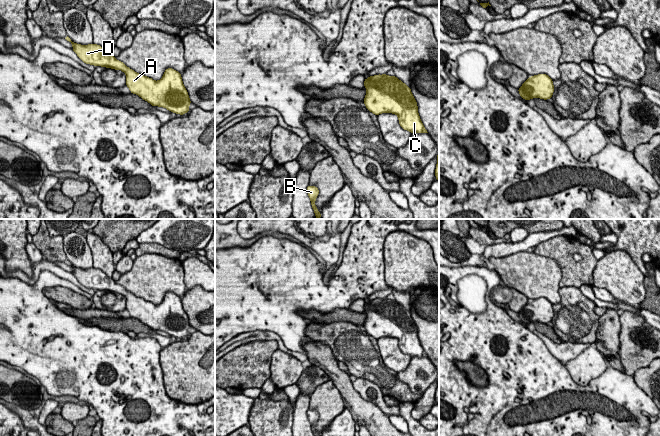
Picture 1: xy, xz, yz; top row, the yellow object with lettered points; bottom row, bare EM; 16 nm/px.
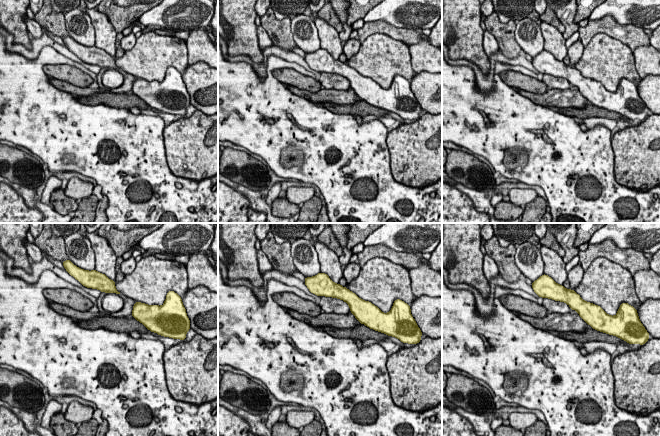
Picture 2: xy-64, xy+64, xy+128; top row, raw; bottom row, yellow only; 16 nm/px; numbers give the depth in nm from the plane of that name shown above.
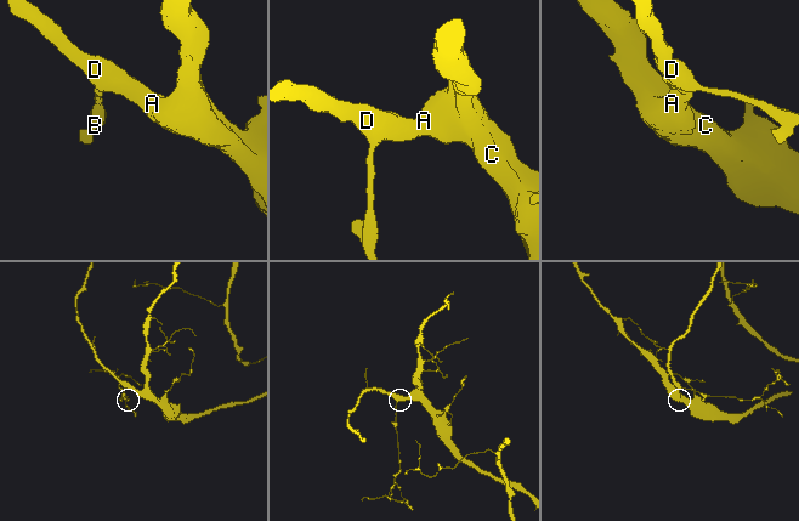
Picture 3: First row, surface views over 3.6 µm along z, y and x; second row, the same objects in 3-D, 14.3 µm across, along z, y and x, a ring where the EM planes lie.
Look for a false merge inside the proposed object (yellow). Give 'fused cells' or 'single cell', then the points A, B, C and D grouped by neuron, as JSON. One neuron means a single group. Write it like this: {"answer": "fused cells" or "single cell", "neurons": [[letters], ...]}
{"answer": "single cell", "neurons": [["A", "B", "C", "D"]]}

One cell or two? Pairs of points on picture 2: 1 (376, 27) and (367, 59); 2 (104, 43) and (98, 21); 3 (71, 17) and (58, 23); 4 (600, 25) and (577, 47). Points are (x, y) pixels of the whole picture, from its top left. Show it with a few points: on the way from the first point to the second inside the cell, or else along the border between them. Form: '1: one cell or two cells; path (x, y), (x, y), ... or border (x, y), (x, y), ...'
1: two cells; border (397, 39), (380, 33), (372, 33), (361, 43)
2: one cell; path (104, 38), (102, 26)
3: two cells; border (63, 14), (65, 29), (68, 34)
4: two cells; border (580, 40), (584, 47)

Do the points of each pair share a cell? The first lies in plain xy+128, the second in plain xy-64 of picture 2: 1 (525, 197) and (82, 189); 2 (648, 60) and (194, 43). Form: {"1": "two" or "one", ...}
{"1": "one", "2": "one"}

